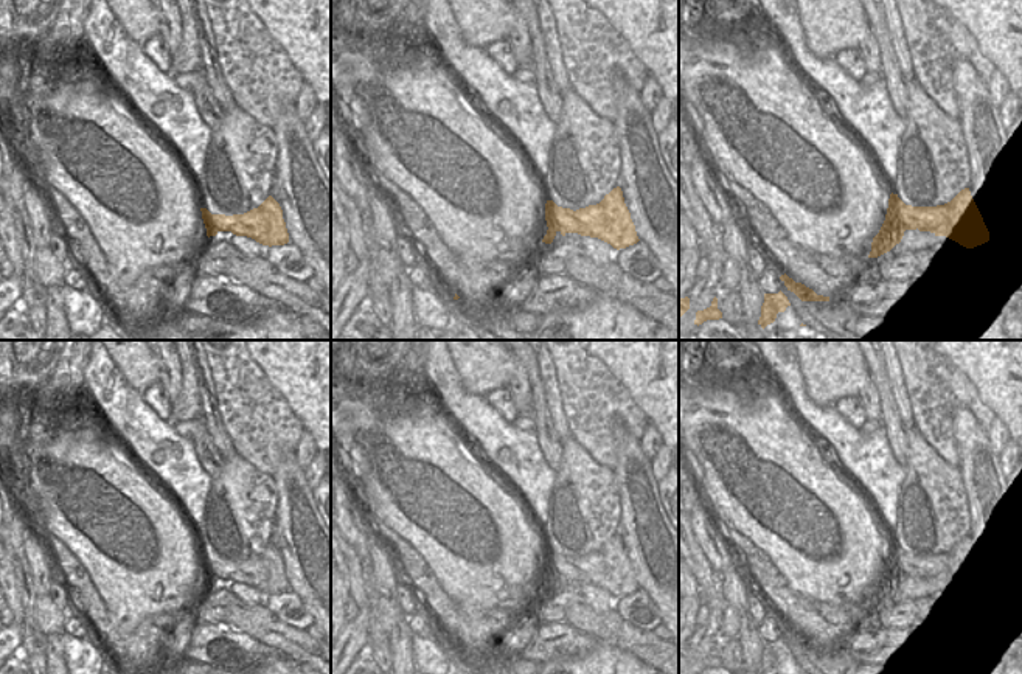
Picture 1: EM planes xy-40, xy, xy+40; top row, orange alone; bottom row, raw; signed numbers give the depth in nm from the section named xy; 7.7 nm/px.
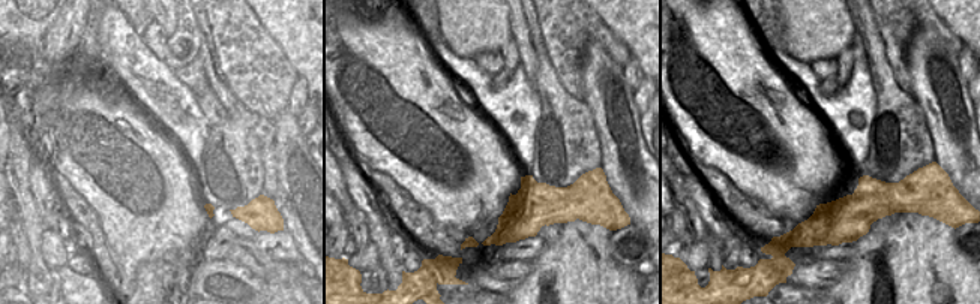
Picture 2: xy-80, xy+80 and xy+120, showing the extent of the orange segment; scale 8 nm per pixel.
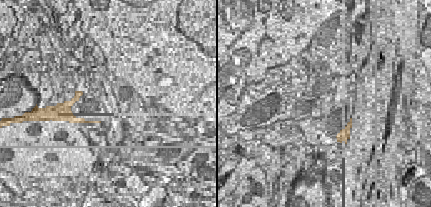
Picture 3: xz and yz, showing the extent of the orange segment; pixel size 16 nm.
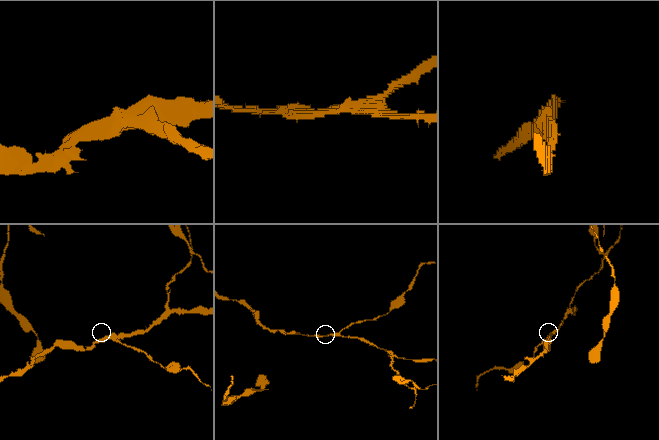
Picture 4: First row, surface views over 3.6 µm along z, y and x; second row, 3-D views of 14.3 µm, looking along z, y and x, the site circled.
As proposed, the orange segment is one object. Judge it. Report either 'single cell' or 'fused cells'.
fused cells

